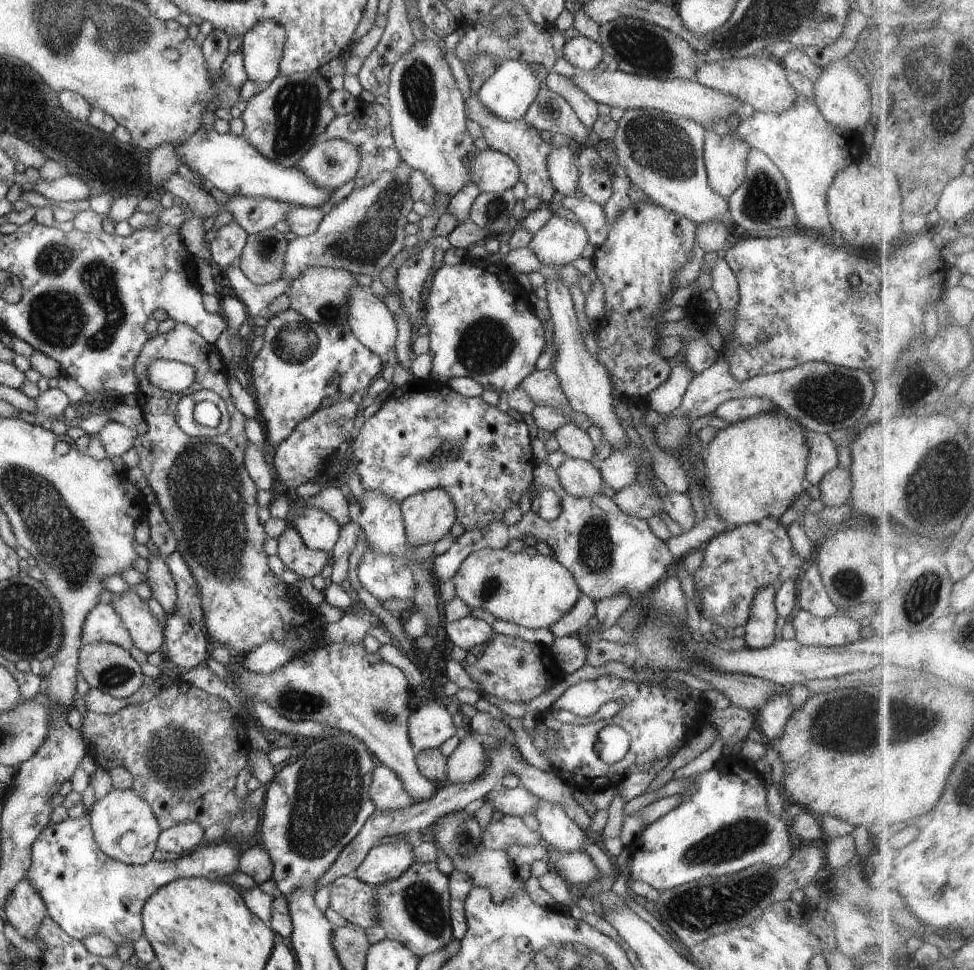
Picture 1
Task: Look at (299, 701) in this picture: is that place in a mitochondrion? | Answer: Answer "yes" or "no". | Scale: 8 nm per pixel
yes

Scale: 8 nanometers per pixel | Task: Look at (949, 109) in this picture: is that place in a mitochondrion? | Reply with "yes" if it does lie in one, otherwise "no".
yes

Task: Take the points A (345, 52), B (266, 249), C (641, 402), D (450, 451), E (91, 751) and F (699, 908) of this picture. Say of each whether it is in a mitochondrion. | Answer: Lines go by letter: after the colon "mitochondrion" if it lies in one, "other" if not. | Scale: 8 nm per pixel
A: other
B: mitochondrion
C: other
D: mitochondrion
E: other
F: mitochondrion

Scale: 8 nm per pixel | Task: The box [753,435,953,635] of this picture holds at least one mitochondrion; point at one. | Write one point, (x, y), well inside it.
(922, 598)

